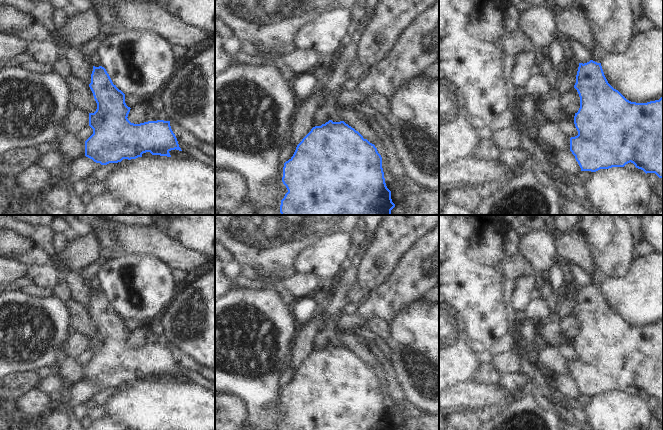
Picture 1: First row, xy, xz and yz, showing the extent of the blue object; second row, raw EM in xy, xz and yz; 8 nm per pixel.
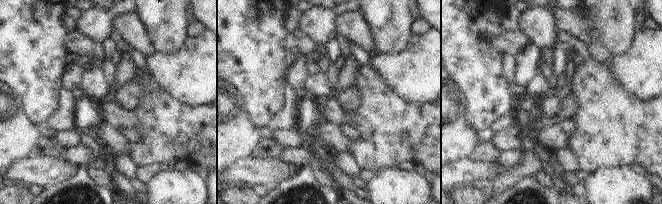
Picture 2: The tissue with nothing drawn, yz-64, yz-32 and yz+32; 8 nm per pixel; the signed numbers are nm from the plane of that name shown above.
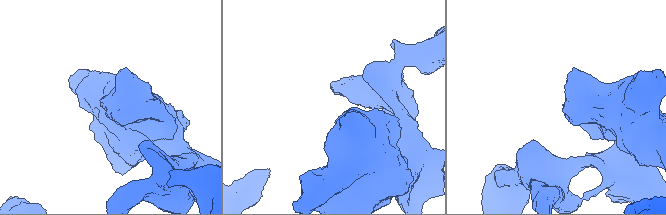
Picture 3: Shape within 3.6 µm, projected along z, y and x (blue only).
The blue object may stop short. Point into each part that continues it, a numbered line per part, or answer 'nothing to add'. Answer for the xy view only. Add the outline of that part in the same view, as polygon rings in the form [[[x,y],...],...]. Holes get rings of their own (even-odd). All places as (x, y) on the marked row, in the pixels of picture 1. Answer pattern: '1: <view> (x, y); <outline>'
nothing to add

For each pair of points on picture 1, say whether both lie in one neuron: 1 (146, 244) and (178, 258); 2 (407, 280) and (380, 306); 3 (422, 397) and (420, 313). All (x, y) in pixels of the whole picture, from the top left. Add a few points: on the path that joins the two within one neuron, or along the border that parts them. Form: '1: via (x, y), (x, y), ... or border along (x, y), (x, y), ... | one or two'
1: via (154, 244), (161, 244), (170, 250) | one
2: via (400, 287), (387, 299) | one
3: via (421, 376), (420, 334) | one

